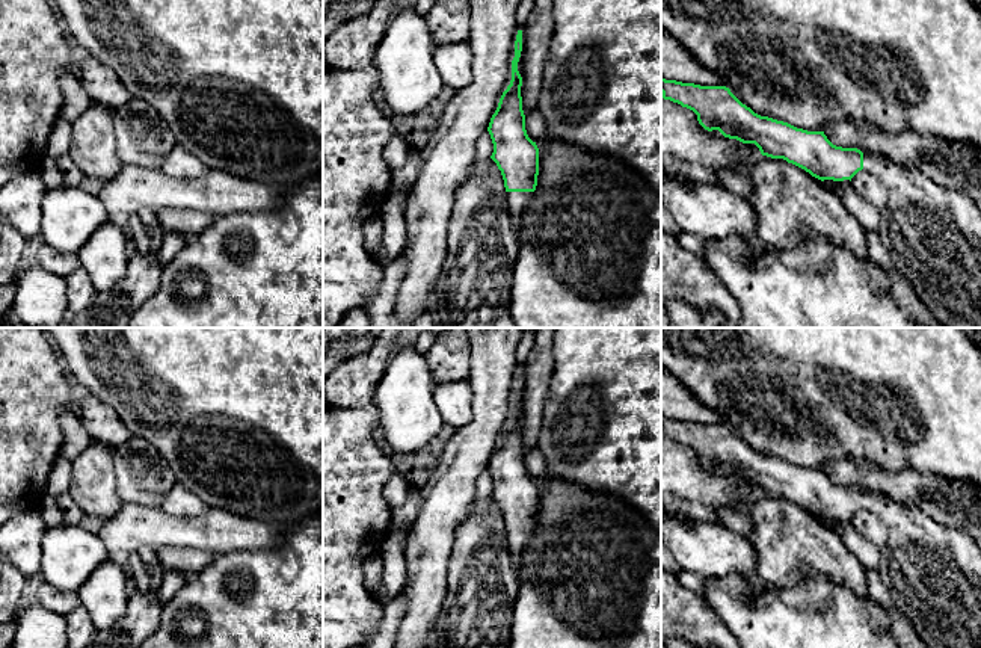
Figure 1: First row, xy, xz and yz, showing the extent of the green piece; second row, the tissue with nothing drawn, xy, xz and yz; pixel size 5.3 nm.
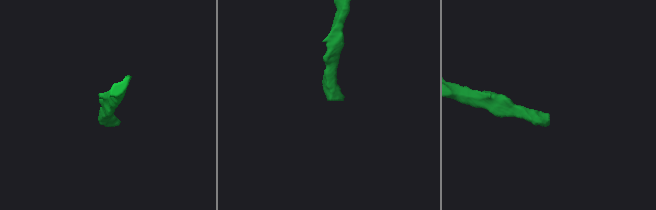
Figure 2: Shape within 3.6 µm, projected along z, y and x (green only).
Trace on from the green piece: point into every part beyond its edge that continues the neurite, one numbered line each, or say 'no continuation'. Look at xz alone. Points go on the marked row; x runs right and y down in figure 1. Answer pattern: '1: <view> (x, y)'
1: xz (516, 203)

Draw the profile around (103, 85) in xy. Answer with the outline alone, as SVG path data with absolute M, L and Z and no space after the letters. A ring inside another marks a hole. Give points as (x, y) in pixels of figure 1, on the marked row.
M92 56L78 68L78 73L80 82L92 103L100 103L110 110L116 110L131 100L118 74Z

